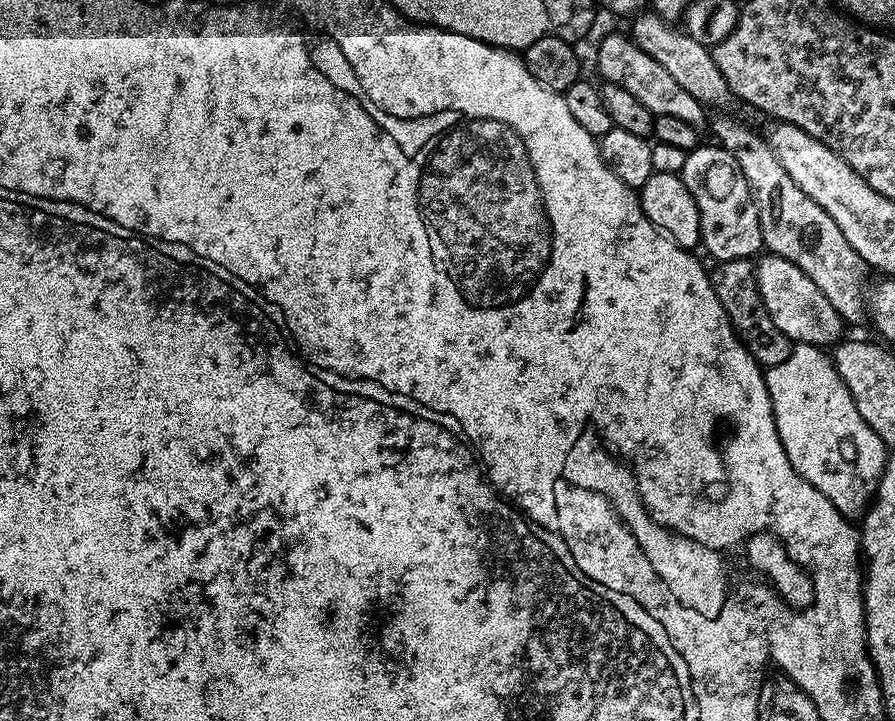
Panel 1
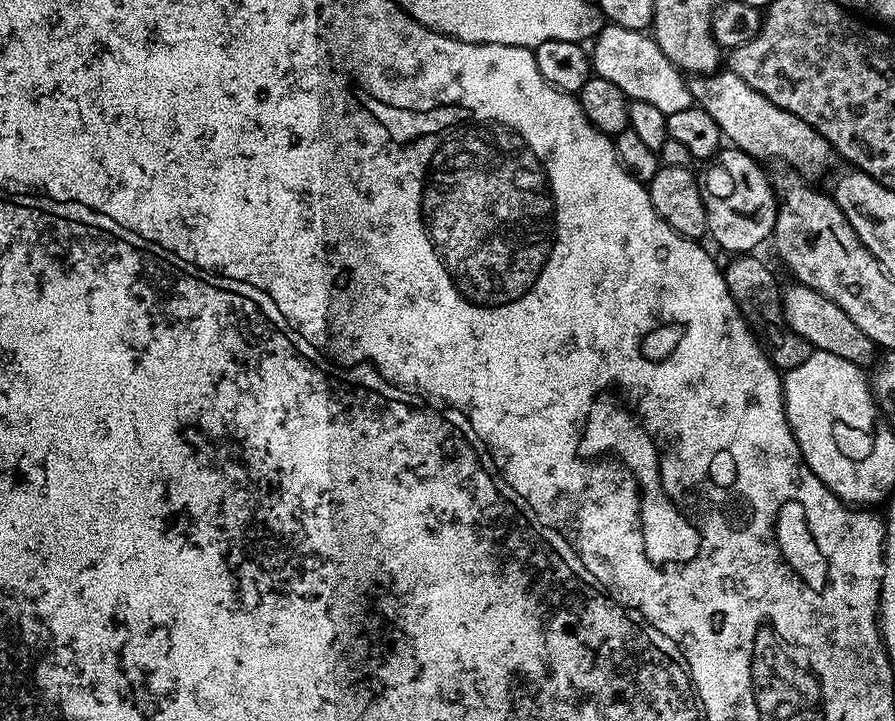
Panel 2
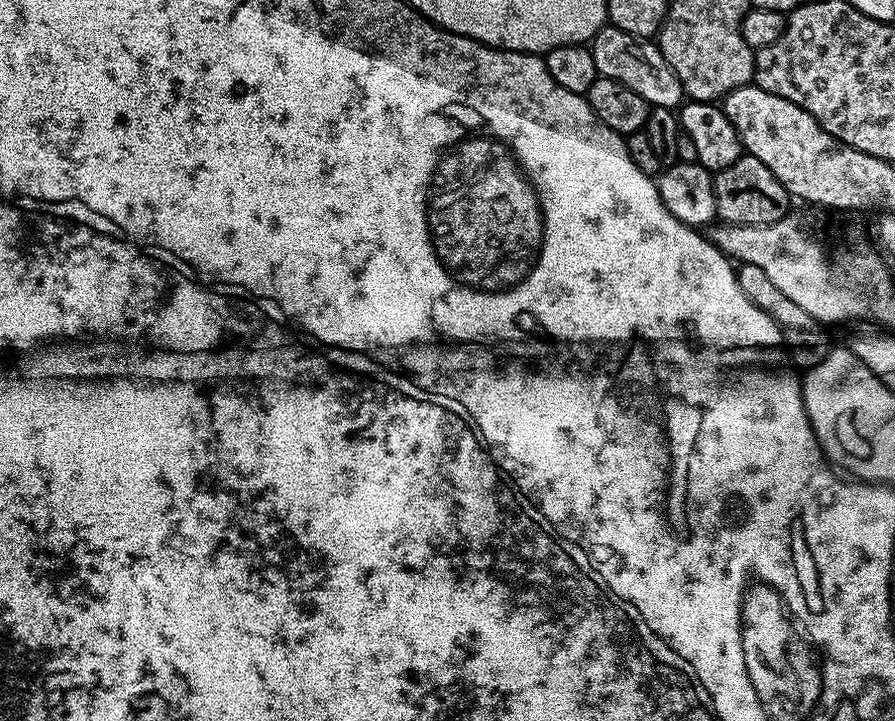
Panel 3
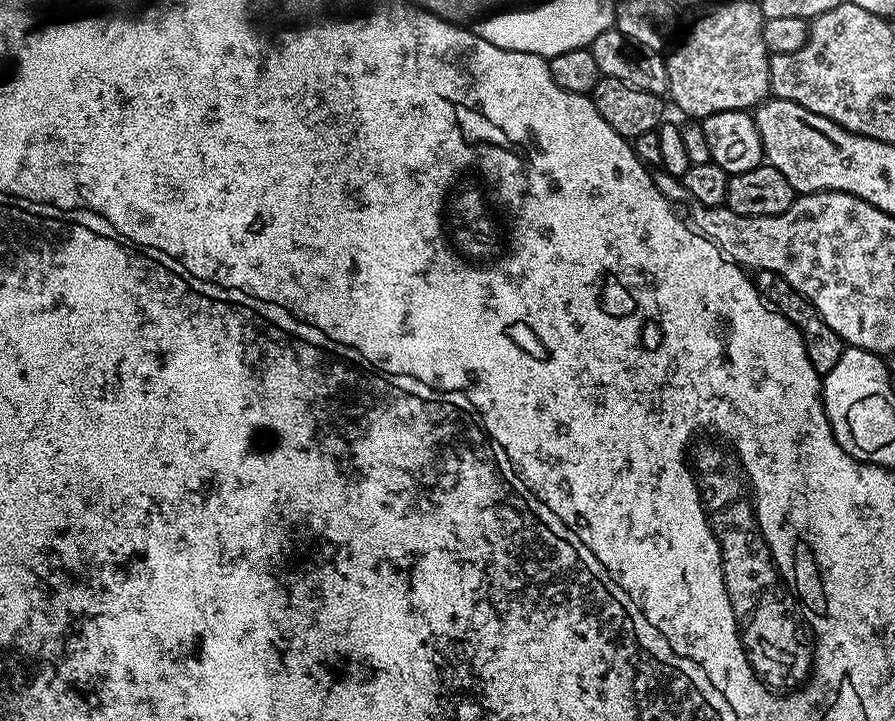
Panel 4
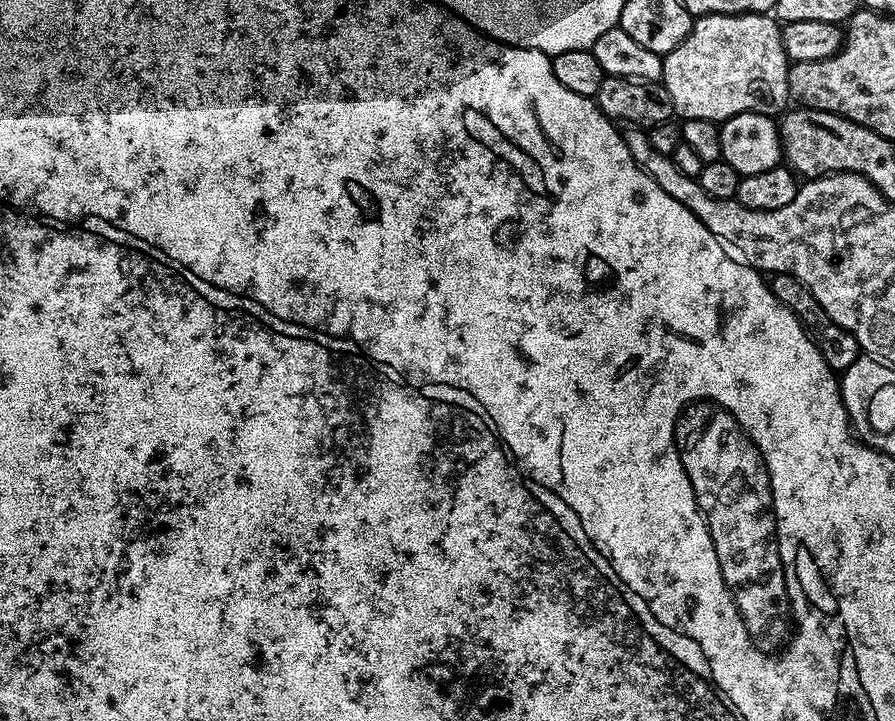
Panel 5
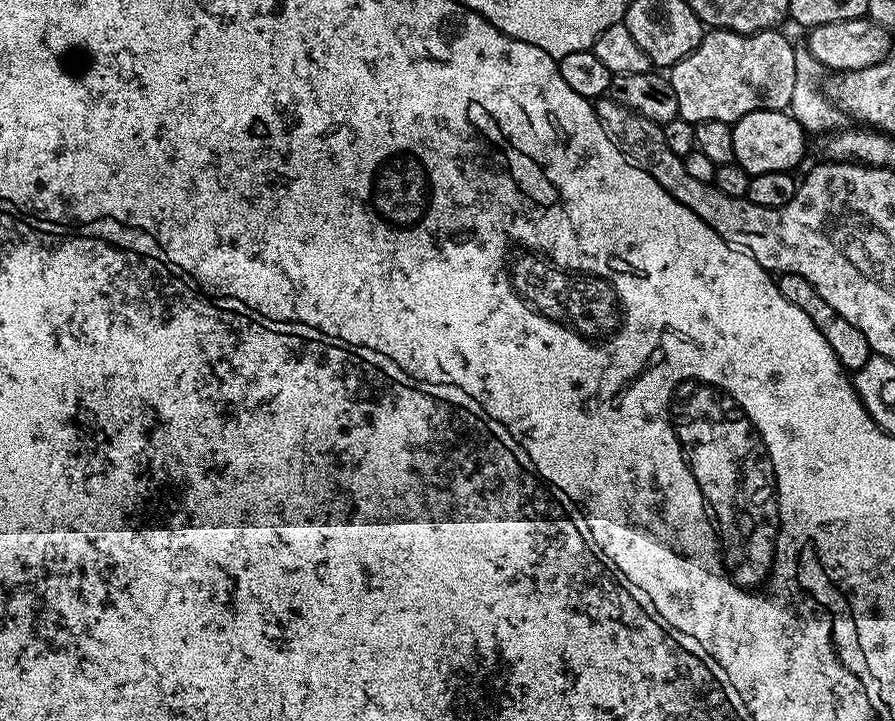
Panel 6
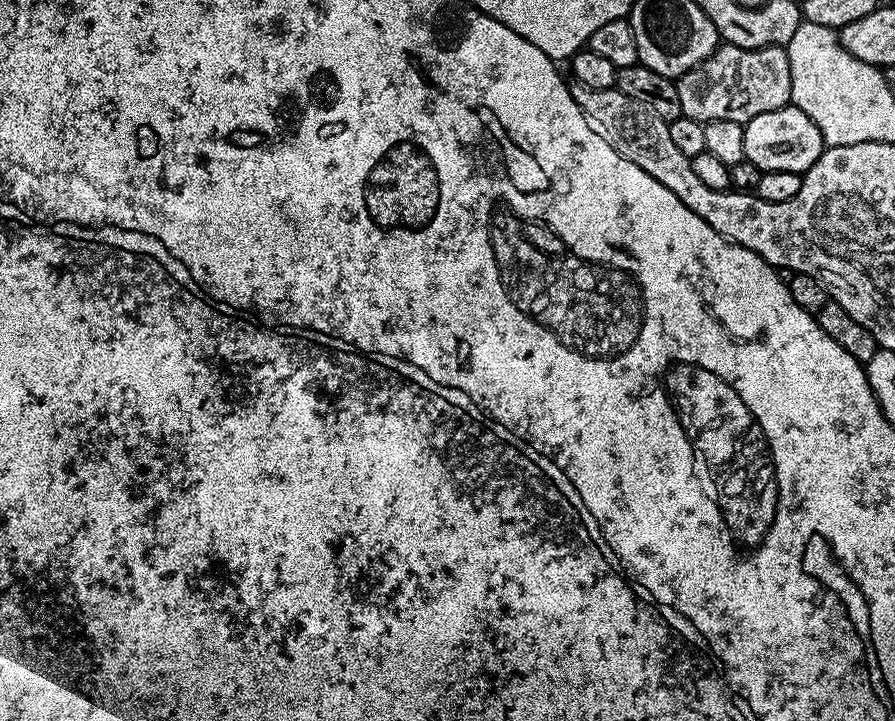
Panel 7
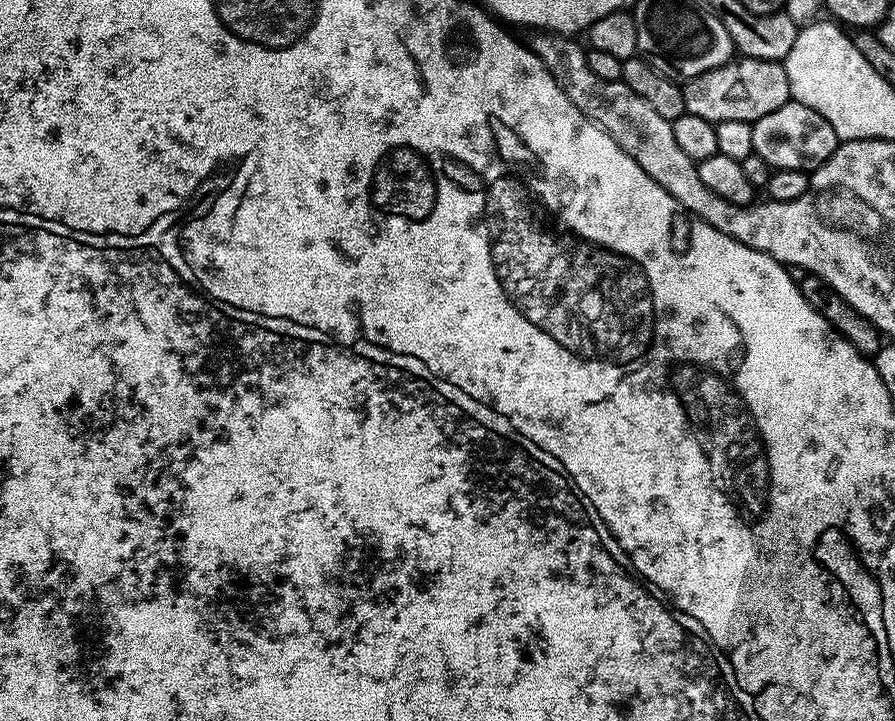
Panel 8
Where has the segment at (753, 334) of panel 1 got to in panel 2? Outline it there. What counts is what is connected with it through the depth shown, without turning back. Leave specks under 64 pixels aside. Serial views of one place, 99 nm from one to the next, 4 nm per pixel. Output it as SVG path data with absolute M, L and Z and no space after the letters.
M740 254L727 265L723 265L724 281L744 315L744 321L762 341L764 352L772 359L773 368L781 373L794 370L794 366L802 366L806 358L810 358L813 347L810 342L793 330L786 320L781 285L776 285L776 276L756 257L756 254Z

